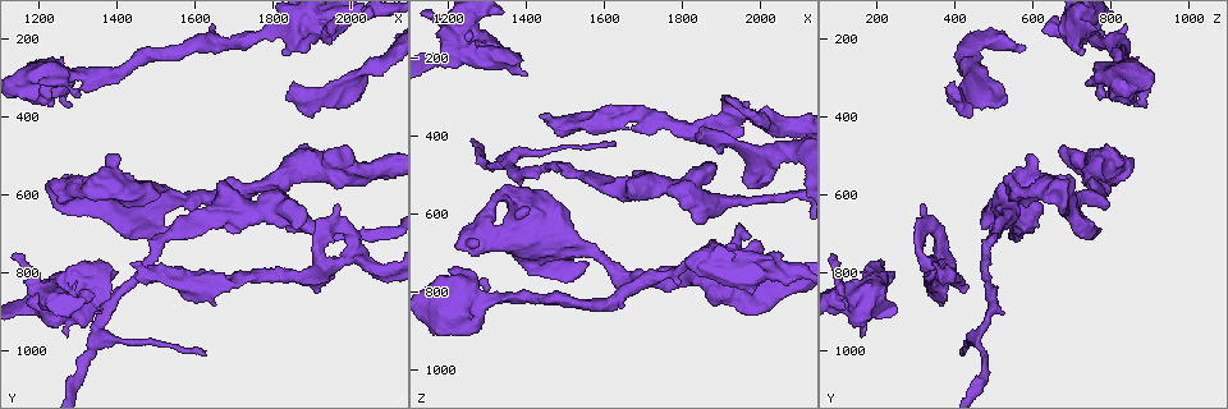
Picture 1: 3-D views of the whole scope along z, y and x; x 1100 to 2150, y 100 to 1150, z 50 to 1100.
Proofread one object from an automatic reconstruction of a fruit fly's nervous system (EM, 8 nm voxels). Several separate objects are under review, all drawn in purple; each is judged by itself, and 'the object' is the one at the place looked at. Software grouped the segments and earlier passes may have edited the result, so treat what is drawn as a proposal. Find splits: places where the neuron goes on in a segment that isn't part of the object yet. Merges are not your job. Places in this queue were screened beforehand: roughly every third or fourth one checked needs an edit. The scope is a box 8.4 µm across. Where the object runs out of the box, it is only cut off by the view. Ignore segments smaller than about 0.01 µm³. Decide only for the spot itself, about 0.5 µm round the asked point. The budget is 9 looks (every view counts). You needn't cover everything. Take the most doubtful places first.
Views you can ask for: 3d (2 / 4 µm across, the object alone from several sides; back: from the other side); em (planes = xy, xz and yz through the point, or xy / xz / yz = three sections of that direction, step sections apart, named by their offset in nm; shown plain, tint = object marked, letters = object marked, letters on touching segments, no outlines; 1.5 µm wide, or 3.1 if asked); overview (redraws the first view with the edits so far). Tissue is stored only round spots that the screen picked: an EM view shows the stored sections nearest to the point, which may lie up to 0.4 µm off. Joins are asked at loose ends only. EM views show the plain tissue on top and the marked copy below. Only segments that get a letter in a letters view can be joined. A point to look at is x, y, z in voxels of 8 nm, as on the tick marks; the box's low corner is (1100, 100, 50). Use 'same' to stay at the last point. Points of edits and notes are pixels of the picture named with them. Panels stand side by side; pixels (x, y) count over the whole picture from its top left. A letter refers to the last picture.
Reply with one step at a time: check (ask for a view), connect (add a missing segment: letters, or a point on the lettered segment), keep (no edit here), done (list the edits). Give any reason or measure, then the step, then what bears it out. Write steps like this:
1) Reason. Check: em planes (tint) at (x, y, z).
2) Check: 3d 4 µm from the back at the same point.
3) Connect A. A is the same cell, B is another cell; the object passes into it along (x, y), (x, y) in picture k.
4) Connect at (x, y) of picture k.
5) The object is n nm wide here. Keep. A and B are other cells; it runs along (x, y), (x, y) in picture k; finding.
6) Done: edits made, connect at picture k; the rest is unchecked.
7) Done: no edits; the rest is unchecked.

Thin end. Check: 3d 2 µm at (1860, 310, 395).

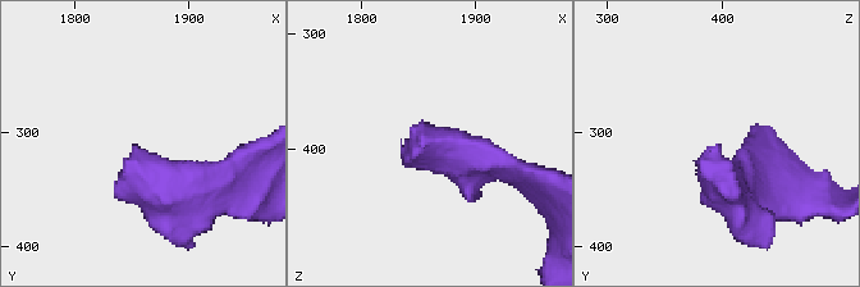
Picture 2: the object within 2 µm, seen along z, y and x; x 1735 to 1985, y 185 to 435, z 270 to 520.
Check: em planes (tint) at (1852, 314, 388).

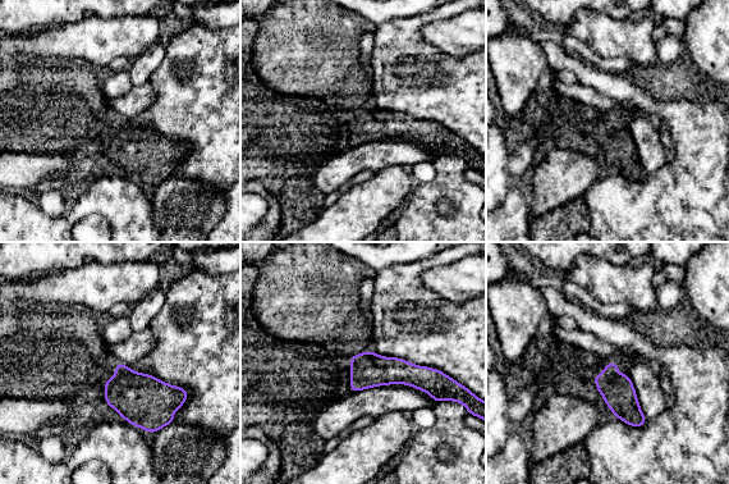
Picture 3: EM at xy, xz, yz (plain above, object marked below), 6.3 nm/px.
What lies round it. Check: em planes (letters) at the same point.

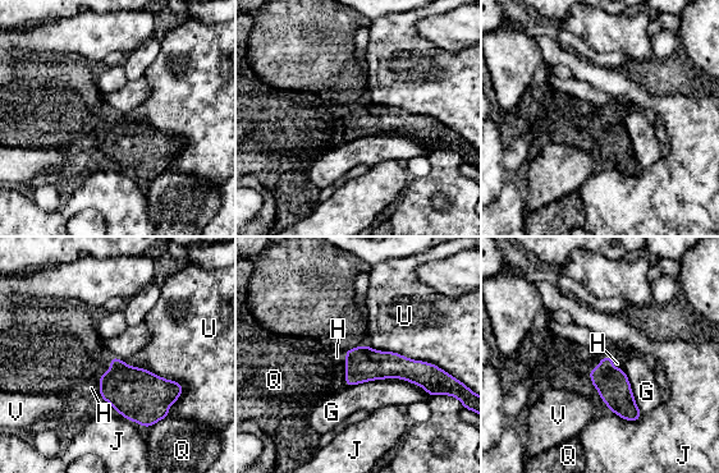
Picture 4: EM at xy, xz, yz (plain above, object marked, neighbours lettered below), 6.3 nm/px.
The longest contact is with G, 550 nm. Connect H. H is the same cell, G, J, Q, U and V are other cells; the object passes into it along (134, 393), (100, 375), (91, 387) in picture 4; it goes on there.

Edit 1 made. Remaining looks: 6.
Branch stops here. Check: 3d 2 µm at (1385, 860, 190).

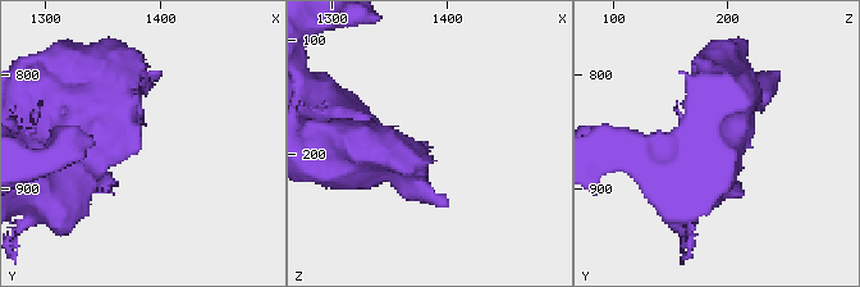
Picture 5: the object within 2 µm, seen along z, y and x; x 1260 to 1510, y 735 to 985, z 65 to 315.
Now the EM. Check: em planes (tint) at (1386, 858, 190).

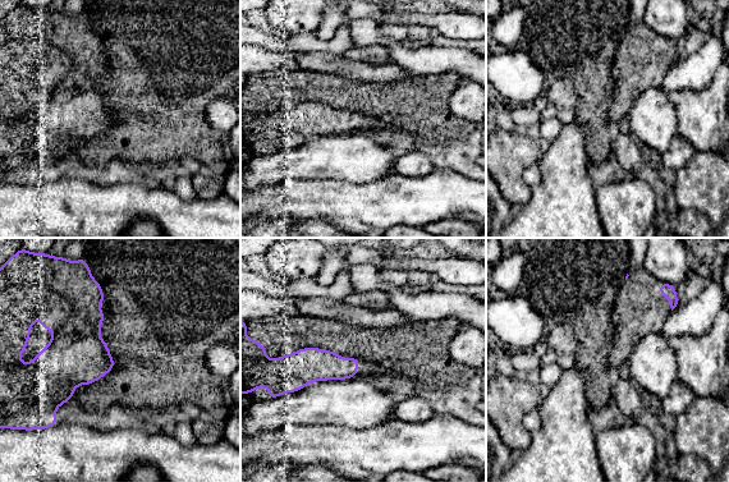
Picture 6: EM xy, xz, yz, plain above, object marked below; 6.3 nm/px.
Check: em planes (letters) at the same point.

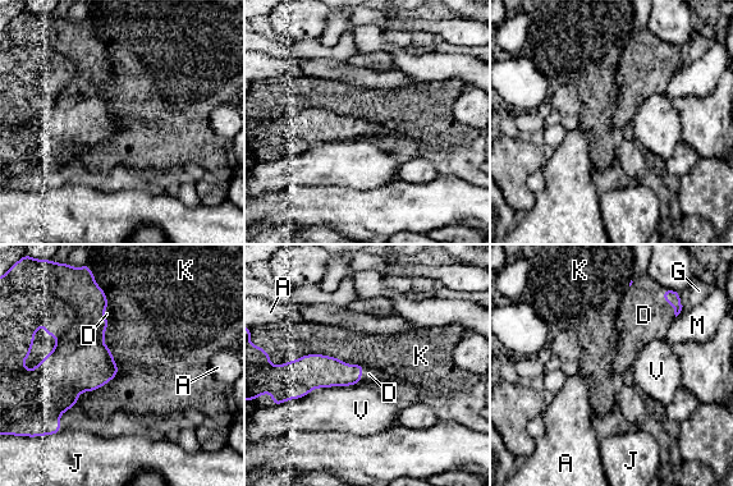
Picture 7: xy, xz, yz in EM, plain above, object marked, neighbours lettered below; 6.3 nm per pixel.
Connect D. D is the same cell, A, G, J, K, M and V are other cells; it goes on there.

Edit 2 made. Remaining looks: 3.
An open end. Check: em xz step 4 (tint) at (1900, 845, 425).

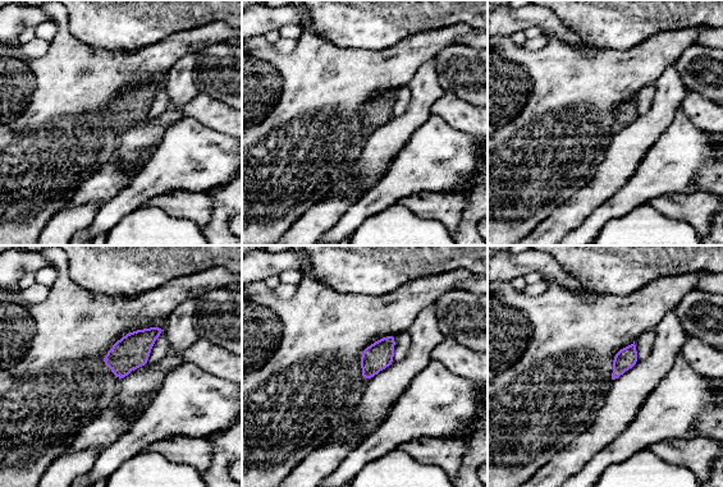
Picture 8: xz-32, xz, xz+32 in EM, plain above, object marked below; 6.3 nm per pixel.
Cut it another way. Check: em planes (tint) at the same point.

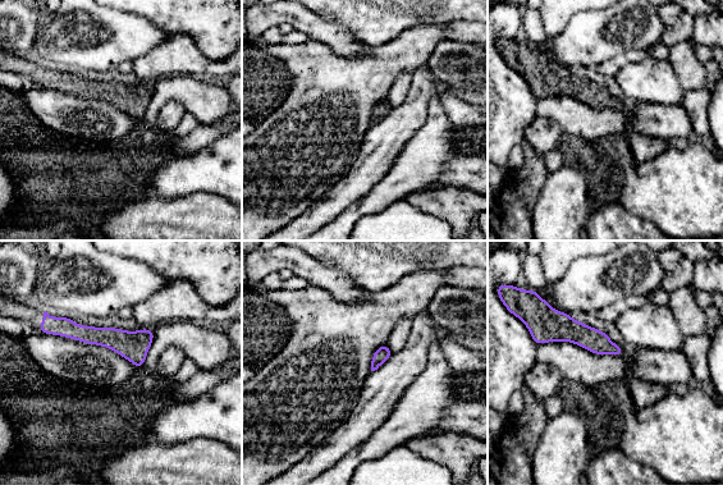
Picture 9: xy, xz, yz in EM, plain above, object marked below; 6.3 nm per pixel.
Check: em planes (letters) at the same point.

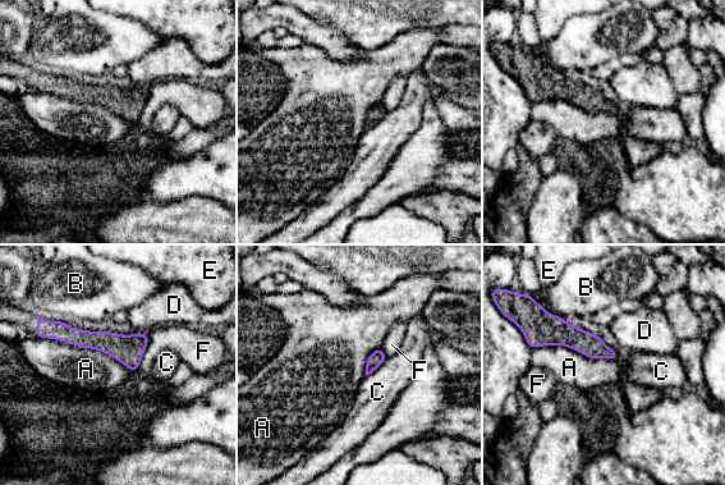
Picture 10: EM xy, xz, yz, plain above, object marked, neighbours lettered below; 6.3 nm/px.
Keep. A, B, C, D, E and F are other cells; it runs along (47, 333), (106, 342), (145, 341) in picture 10; no lettered segment goes on from it.

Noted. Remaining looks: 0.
Done: edits made, connect at picture 4, connect at picture 7; the rest is unchecked.

